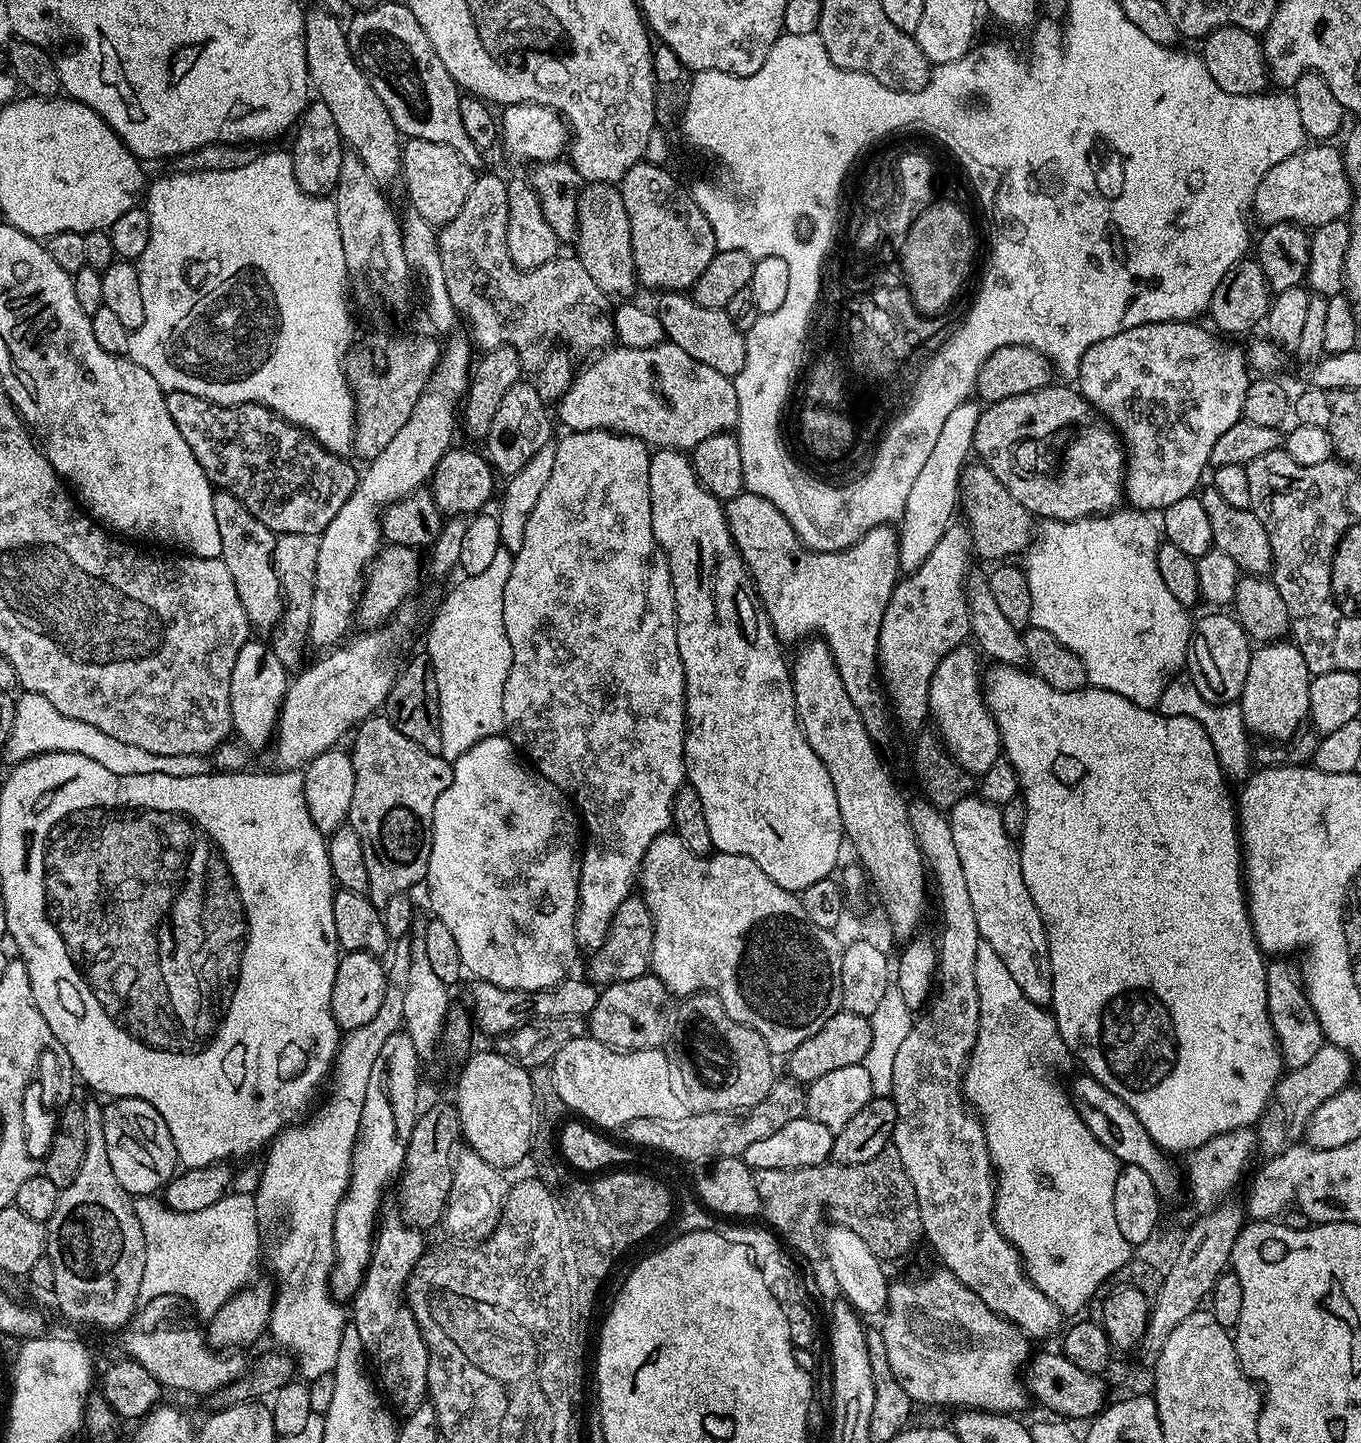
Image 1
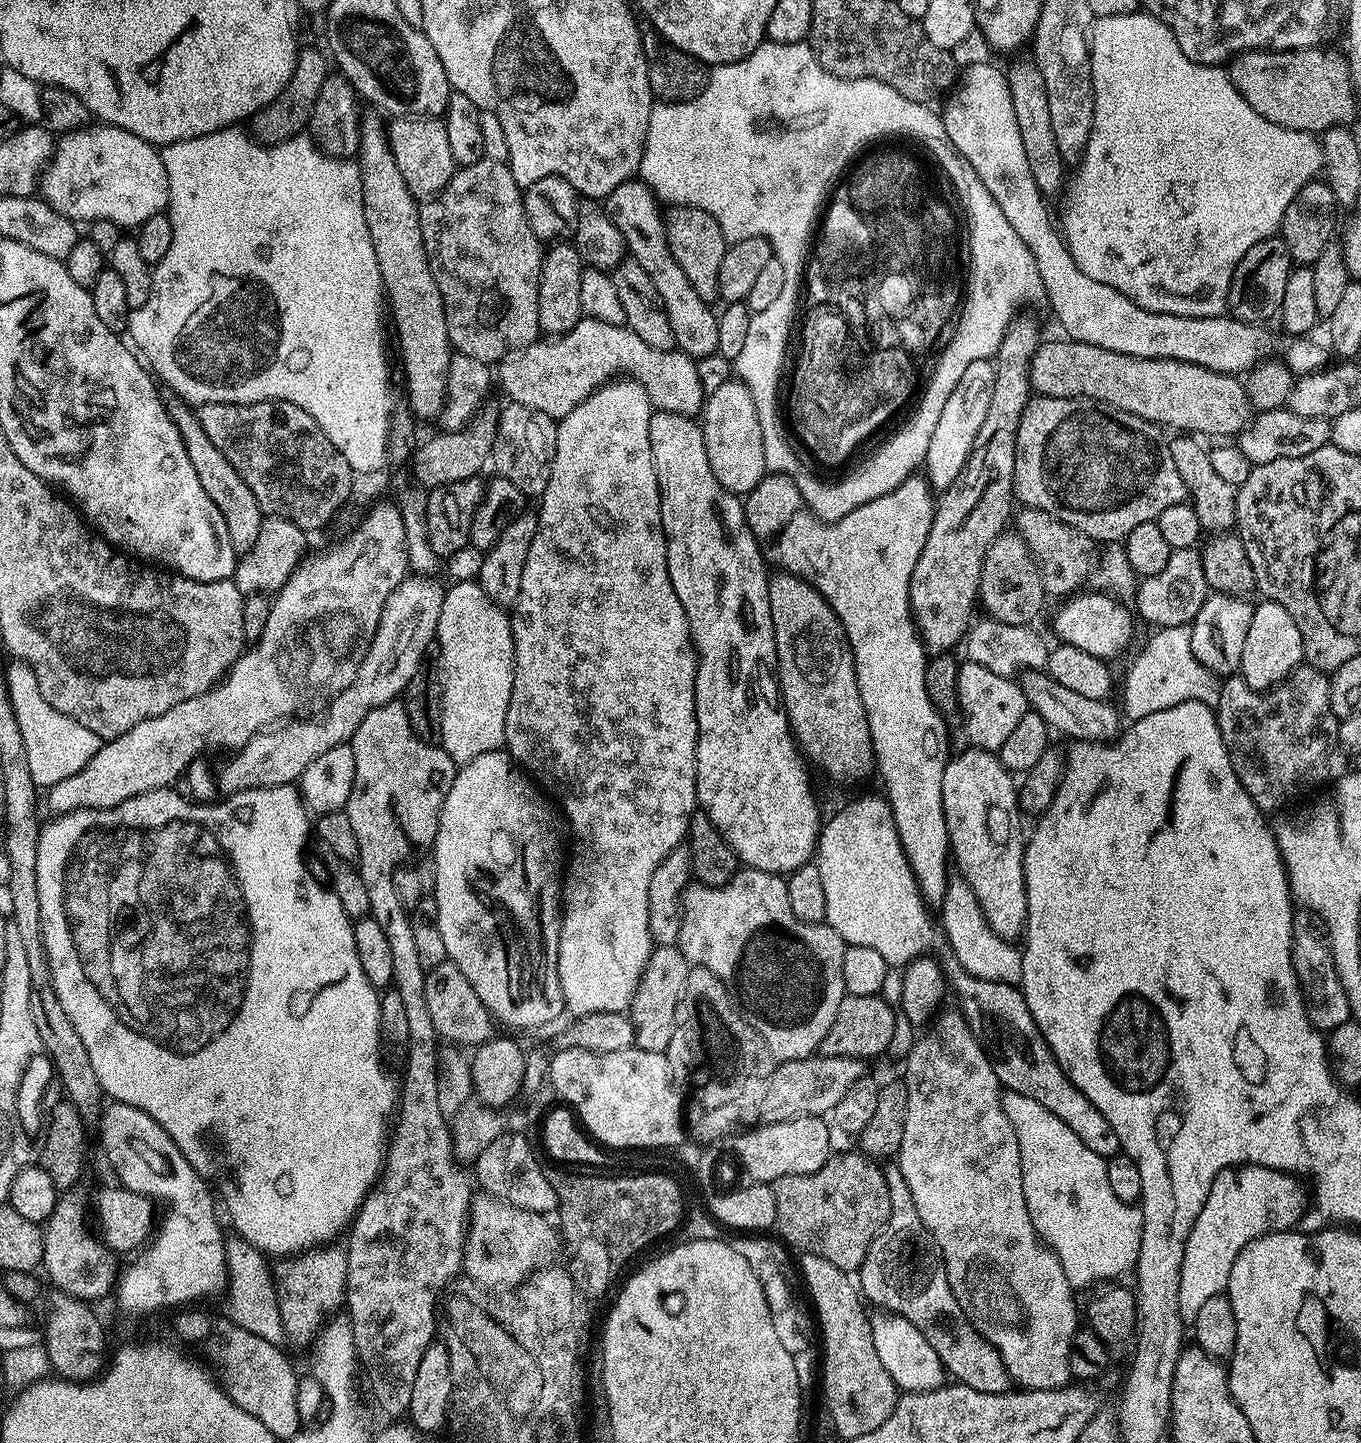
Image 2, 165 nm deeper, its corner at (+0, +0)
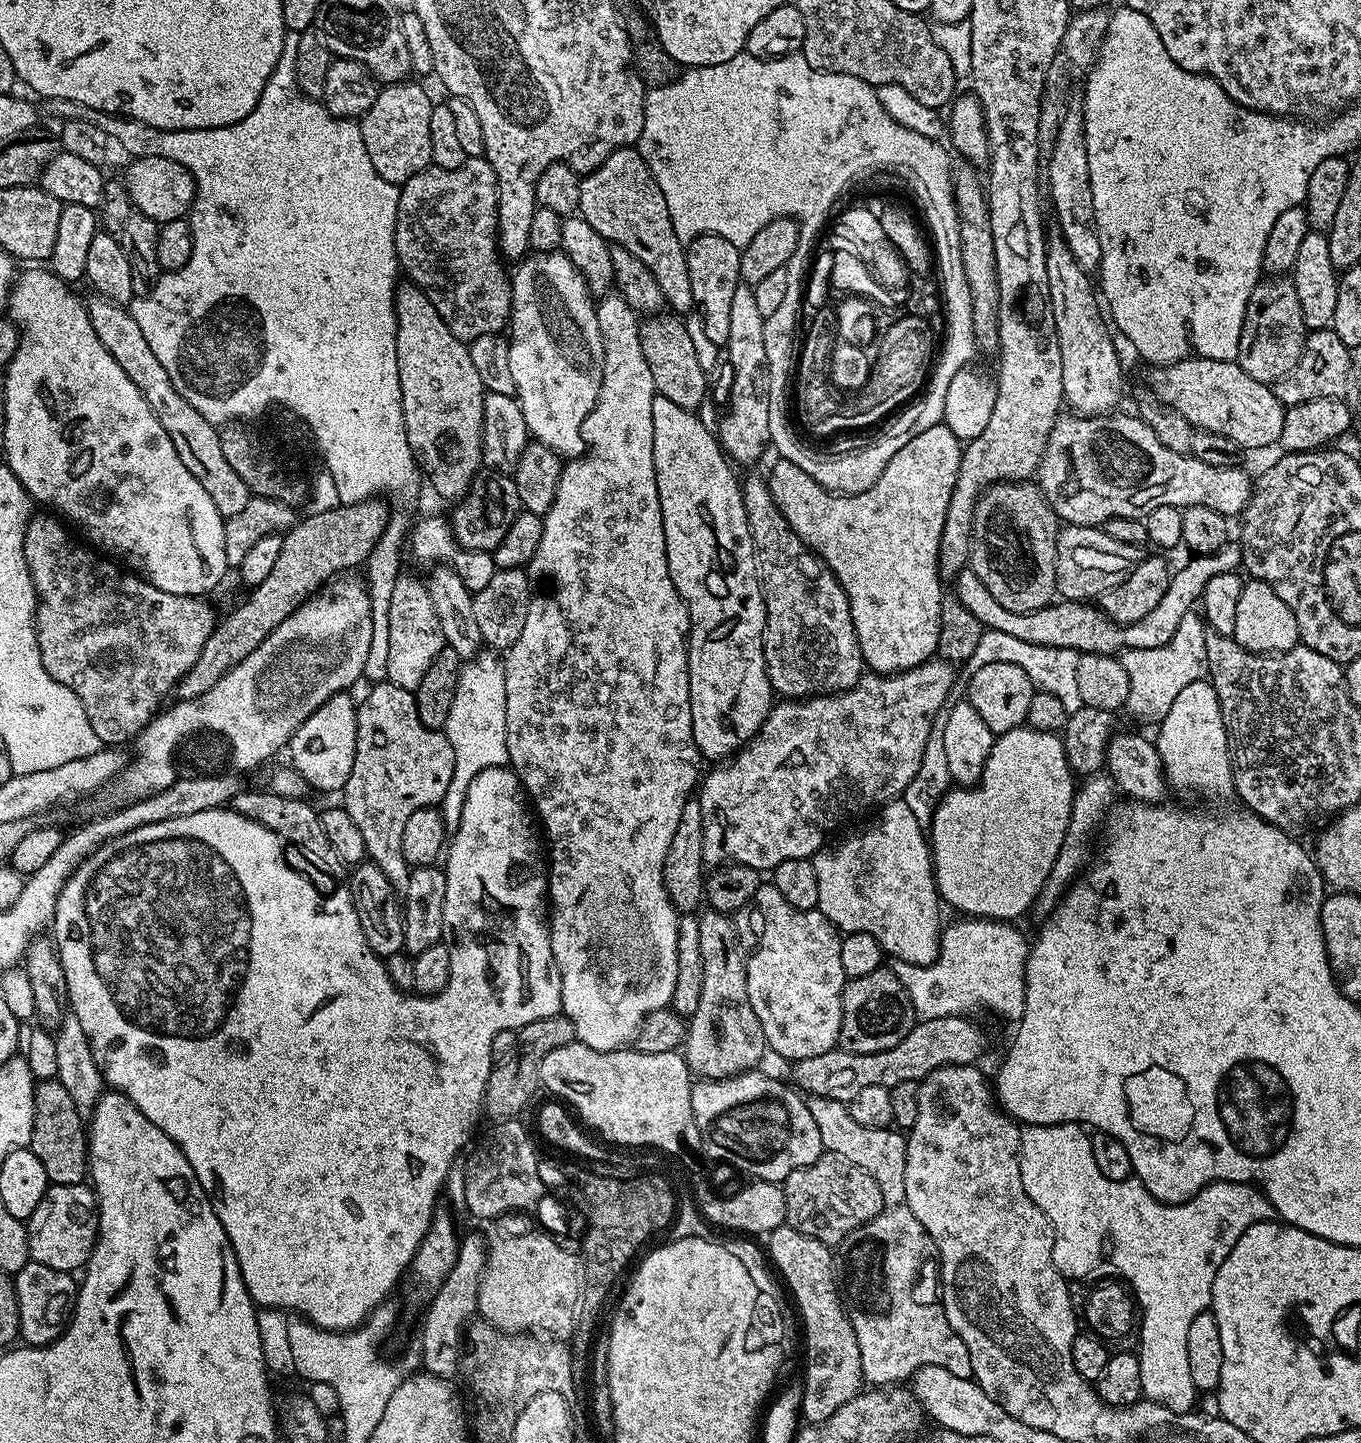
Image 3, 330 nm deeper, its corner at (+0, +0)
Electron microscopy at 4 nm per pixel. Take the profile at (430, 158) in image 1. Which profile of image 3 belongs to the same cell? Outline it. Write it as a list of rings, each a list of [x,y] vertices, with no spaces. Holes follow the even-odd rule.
[[[401,82],[381,87],[374,98],[374,106],[366,110],[364,116],[359,117],[358,123],[362,142],[366,142],[366,154],[370,154],[370,162],[374,162],[374,170],[386,178],[386,182],[403,186],[407,180],[414,178],[422,169],[432,164],[430,154],[430,114],[434,103],[433,97],[428,97],[428,92],[420,84]]]

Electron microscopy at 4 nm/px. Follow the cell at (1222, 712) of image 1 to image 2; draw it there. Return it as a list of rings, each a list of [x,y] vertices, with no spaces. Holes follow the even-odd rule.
[[[1187,624],[1170,626],[1153,631],[1153,636],[1144,644],[1144,649],[1132,660],[1124,676],[1124,704],[1122,712],[1129,721],[1146,718],[1146,714],[1158,714],[1178,702],[1197,700],[1213,706],[1218,702],[1221,677],[1215,676],[1198,658],[1190,646],[1192,629]]]

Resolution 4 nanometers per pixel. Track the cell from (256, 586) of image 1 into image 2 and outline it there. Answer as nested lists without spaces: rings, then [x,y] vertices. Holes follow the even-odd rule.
[[[172,398],[167,401],[168,416],[174,422],[182,442],[186,446],[186,454],[190,454],[190,466],[194,466],[194,474],[198,474],[198,482],[202,482],[202,490],[210,494],[210,502],[218,506],[222,518],[226,522],[226,530],[230,534],[230,542],[238,554],[248,552],[258,542],[258,530],[262,526],[266,513],[258,506],[258,498],[254,498],[254,490],[242,482],[238,470],[230,466],[226,454],[210,442],[206,430],[202,430],[202,422],[198,422],[196,408],[179,399]]]

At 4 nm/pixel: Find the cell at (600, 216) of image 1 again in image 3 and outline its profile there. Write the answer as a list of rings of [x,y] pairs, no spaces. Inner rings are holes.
[[[676,314],[647,317],[640,325],[642,354],[646,354],[646,366],[650,366],[650,378],[654,378],[656,395],[670,398],[670,402],[683,408],[696,410],[709,393],[710,376],[704,373],[700,352],[680,320],[683,319]]]

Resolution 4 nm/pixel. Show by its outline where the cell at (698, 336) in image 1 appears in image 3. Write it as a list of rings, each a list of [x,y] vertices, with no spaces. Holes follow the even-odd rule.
[[[639,147],[614,150],[593,172],[580,181],[580,211],[602,238],[617,248],[630,250],[638,262],[650,266],[650,274],[662,289],[665,305],[673,313],[685,314],[694,308],[694,290],[690,290],[690,270],[685,241],[674,234],[674,222],[670,222],[670,210],[666,210],[666,198],[658,190],[650,166],[642,158]]]

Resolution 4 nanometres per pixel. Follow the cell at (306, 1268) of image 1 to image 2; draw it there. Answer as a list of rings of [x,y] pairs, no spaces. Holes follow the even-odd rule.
[[[337,1246],[309,1249],[299,1258],[281,1261],[274,1277],[284,1331],[296,1340],[311,1339],[327,1318],[343,1305],[347,1253]]]

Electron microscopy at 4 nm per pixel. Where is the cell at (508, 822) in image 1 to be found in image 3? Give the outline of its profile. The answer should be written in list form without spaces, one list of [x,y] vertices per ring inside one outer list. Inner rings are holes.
[[[508,766],[482,770],[474,778],[474,782],[470,782],[470,786],[466,790],[466,802],[462,806],[462,812],[463,817],[458,822],[458,831],[456,831],[460,836],[460,856],[446,856],[446,859],[452,864],[452,930],[444,930],[442,940],[452,949],[452,961],[448,971],[448,983],[435,996],[399,992],[394,986],[394,982],[390,982],[385,961],[376,956],[374,950],[370,950],[370,946],[366,942],[366,934],[362,934],[362,922],[358,922],[358,914],[354,910],[351,891],[344,887],[338,889],[337,892],[330,893],[329,896],[320,896],[319,890],[306,877],[299,876],[288,865],[288,860],[284,857],[286,848],[281,837],[275,836],[270,830],[266,830],[266,826],[232,811],[231,807],[228,806],[214,810],[202,810],[202,814],[190,814],[186,818],[170,818],[166,822],[150,822],[146,826],[138,826],[118,838],[107,840],[100,848],[95,848],[92,851],[91,859],[104,864],[104,869],[92,880],[93,861],[91,859],[80,861],[80,865],[72,871],[72,877],[62,886],[62,890],[58,894],[56,913],[50,925],[51,931],[56,931],[54,943],[56,953],[59,954],[62,962],[62,970],[66,974],[66,990],[68,991],[66,1000],[70,1005],[71,1015],[76,1016],[78,1022],[82,1022],[82,1030],[90,1042],[94,1062],[104,1076],[105,1085],[109,1089],[124,1093],[126,1098],[130,1098],[130,1102],[134,1102],[134,1106],[138,1106],[138,1110],[142,1114],[146,1114],[146,1118],[150,1118],[150,1122],[154,1122],[154,1126],[158,1126],[158,1130],[167,1134],[182,1150],[182,1154],[186,1154],[186,1162],[190,1162],[202,1190],[207,1194],[208,1201],[212,1204],[214,1214],[218,1214],[218,1222],[222,1222],[222,1226],[230,1238],[230,1246],[236,1255],[246,1290],[252,1295],[253,1304],[261,1309],[289,1310],[288,1308],[293,1308],[296,1311],[293,1313],[299,1314],[310,1323],[317,1324],[328,1332],[351,1332],[359,1328],[375,1308],[379,1308],[389,1299],[388,1291],[399,1280],[401,1283],[402,1277],[407,1273],[408,1266],[412,1263],[414,1254],[418,1250],[433,1216],[438,1211],[436,1199],[439,1198],[440,1192],[442,1196],[442,1189],[448,1178],[448,1170],[457,1163],[456,1155],[467,1146],[468,1139],[471,1138],[472,1131],[475,1130],[476,1123],[479,1122],[480,1116],[482,1117],[484,1112],[484,1091],[494,1063],[492,1043],[496,1035],[500,1032],[522,1029],[530,1022],[558,1016],[562,1012],[560,1007],[562,1002],[560,975],[558,974],[558,966],[552,957],[552,943],[548,933],[550,924],[546,919],[546,897],[548,895],[546,848],[542,843],[542,832],[534,819],[530,801],[523,784],[520,783],[520,777]]]

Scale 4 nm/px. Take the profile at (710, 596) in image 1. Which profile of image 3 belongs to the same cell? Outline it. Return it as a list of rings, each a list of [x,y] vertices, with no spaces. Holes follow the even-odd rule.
[[[657,395],[654,398],[654,406],[652,409],[654,410],[654,470],[656,471],[656,481],[658,482],[658,502],[662,506],[662,526],[664,527],[664,537],[666,538],[666,562],[668,563],[668,569],[670,570],[670,578],[674,582],[678,594],[684,599],[684,605],[686,606],[688,617],[690,618],[690,630],[688,631],[688,681],[690,682],[690,718],[692,719],[692,733],[694,734],[696,748],[699,750],[701,757],[703,757],[705,761],[716,760],[712,762],[724,762],[735,756],[736,753],[739,752],[749,740],[751,740],[752,735],[754,735],[754,733],[756,733],[762,726],[762,722],[766,722],[766,718],[770,714],[770,710],[774,703],[772,683],[768,681],[768,671],[764,665],[764,619],[766,618],[766,610],[764,609],[764,595],[760,589],[760,575],[756,572],[756,551],[754,550],[754,542],[752,541],[752,535],[750,534],[750,526],[746,522],[742,484],[739,479],[736,481],[736,476],[732,473],[732,471],[734,471],[733,465],[730,463],[728,457],[724,455],[724,449],[720,447],[717,433],[702,426],[702,422],[699,421],[695,411],[678,406],[674,402],[670,402],[670,398],[666,398],[665,396]]]

